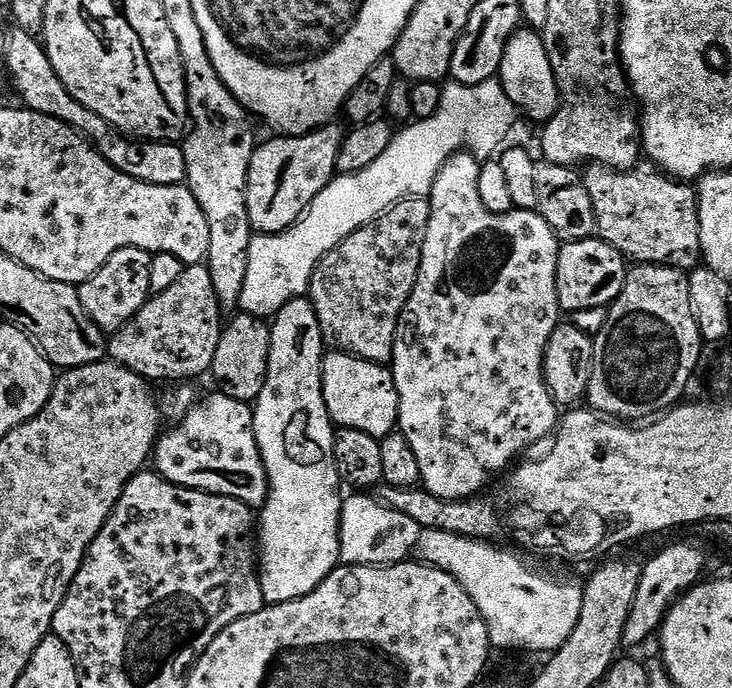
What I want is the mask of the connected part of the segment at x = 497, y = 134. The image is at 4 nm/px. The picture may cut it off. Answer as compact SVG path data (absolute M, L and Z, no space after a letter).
M492 77L477 87L466 87L464 84L450 82L443 87L442 91L444 93L442 102L438 110L430 114L430 118L409 123L404 126L409 126L409 128L404 128L401 132L399 129L393 135L390 146L386 146L386 151L372 165L366 166L366 170L358 170L358 174L333 176L331 182L322 190L322 194L318 194L318 198L310 202L310 206L302 213L297 224L287 228L284 232L275 232L269 236L253 235L248 247L246 280L242 282L238 305L243 315L272 318L282 306L286 306L286 302L307 297L308 287L312 281L312 271L316 269L322 257L330 254L330 250L334 250L362 226L379 220L389 208L398 202L431 197L432 187L442 166L456 152L464 149L471 152L477 161L486 162L501 151L502 140L517 121L518 114L499 79Z

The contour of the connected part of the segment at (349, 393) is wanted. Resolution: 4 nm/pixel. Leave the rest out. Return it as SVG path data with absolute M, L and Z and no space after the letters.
M329 351L322 366L322 390L328 417L333 425L362 430L377 438L397 431L400 422L400 399L394 386L391 367L360 360L348 352Z

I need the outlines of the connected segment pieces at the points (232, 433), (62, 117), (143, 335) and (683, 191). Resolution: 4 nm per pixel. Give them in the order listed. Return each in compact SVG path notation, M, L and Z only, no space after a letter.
M213 394L209 400L201 399L179 421L177 428L163 433L154 449L155 471L163 480L178 488L192 488L195 492L209 492L240 500L247 508L259 510L268 501L268 475L258 450L254 430L253 409L229 396Z
M13 27L9 31L2 64L8 67L8 72L12 75L12 84L27 107L50 118L58 118L58 122L66 122L66 126L80 133L102 158L106 158L106 162L110 162L110 166L114 166L122 174L130 174L130 178L154 186L174 186L187 181L186 158L184 149L179 143L141 142L136 138L126 138L125 133L117 132L98 114L86 110L82 102L75 100L65 90L62 78L58 78L43 43L37 37L26 34L26 30Z
M203 263L185 267L182 278L170 290L155 293L125 328L111 333L107 355L113 364L126 366L149 382L188 382L191 376L205 375L211 369L222 331L220 315L222 309L214 294L214 282L210 282L210 270Z
M594 164L583 169L582 183L594 206L599 239L605 240L611 248L618 250L625 261L636 264L664 264L679 272L691 273L693 268L699 268L702 264L697 189L691 183L661 174L655 167L644 167L637 166L628 172L618 172L606 164Z

